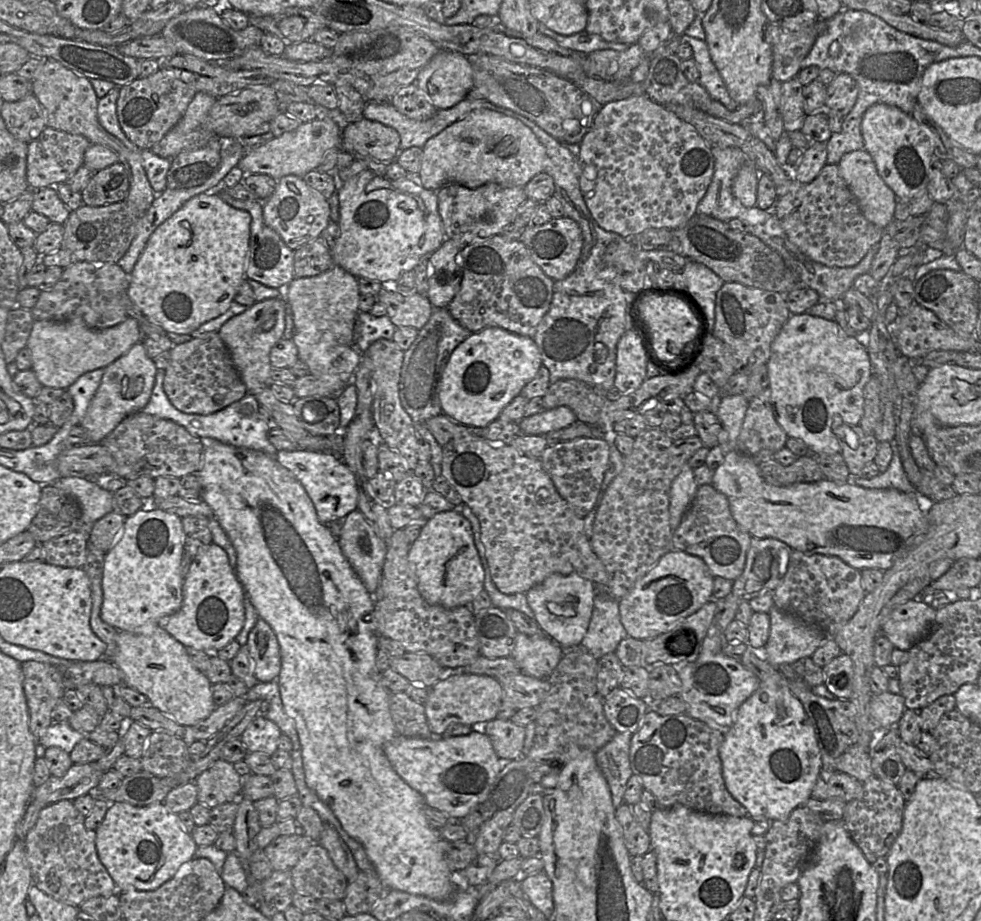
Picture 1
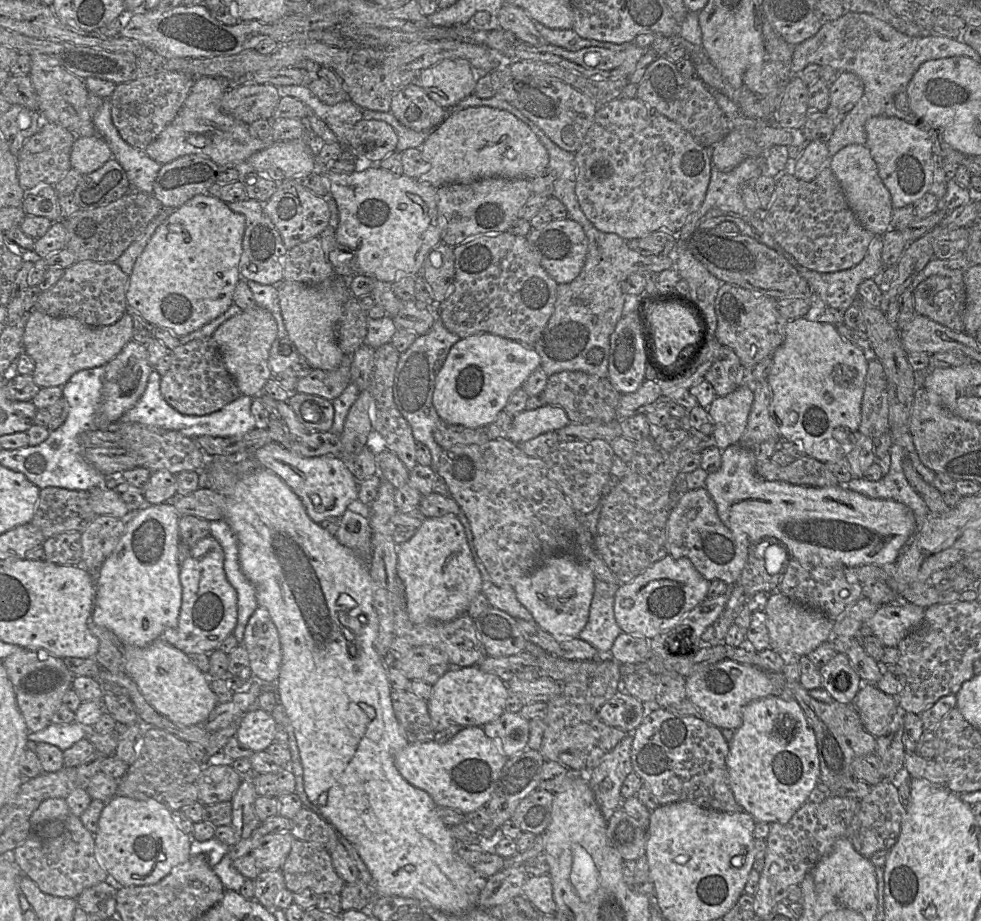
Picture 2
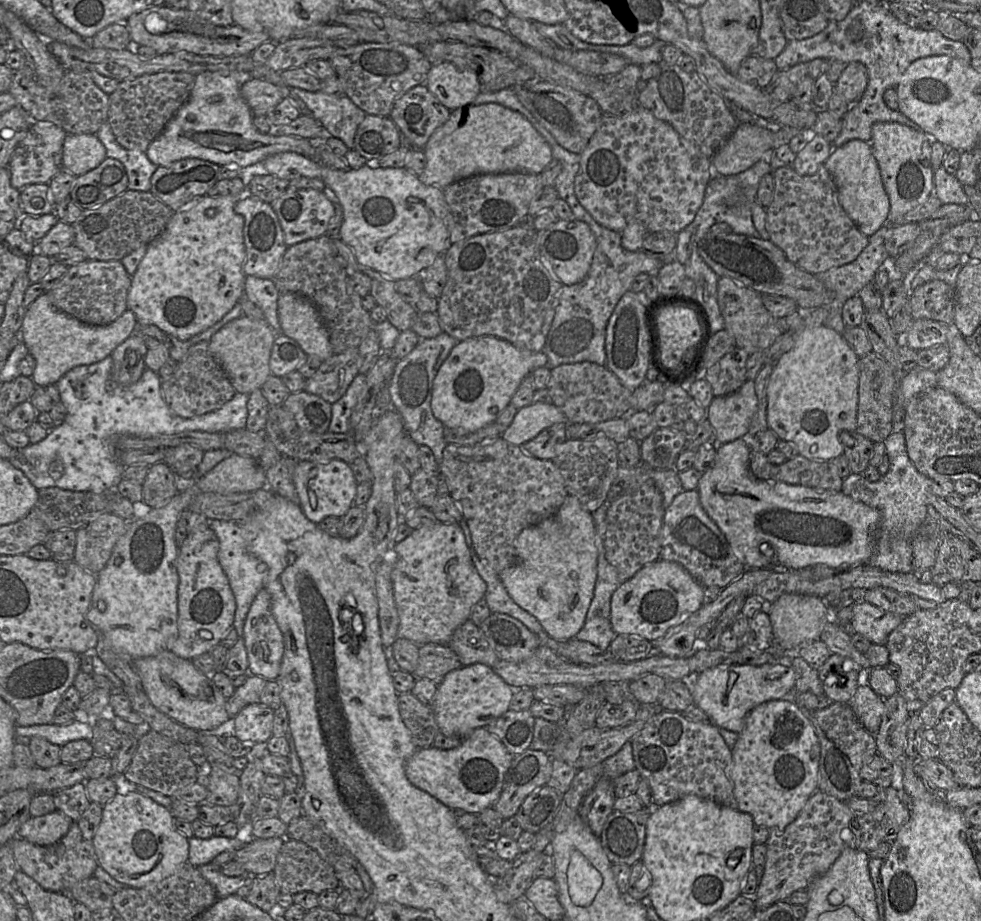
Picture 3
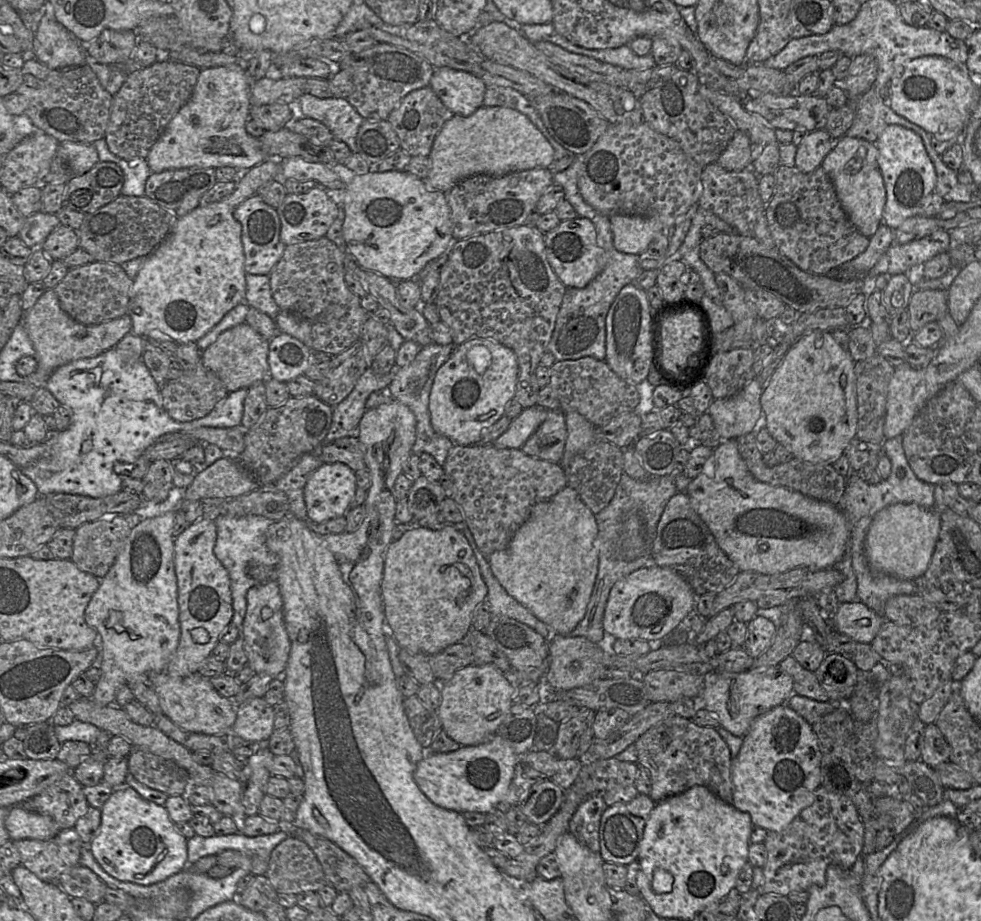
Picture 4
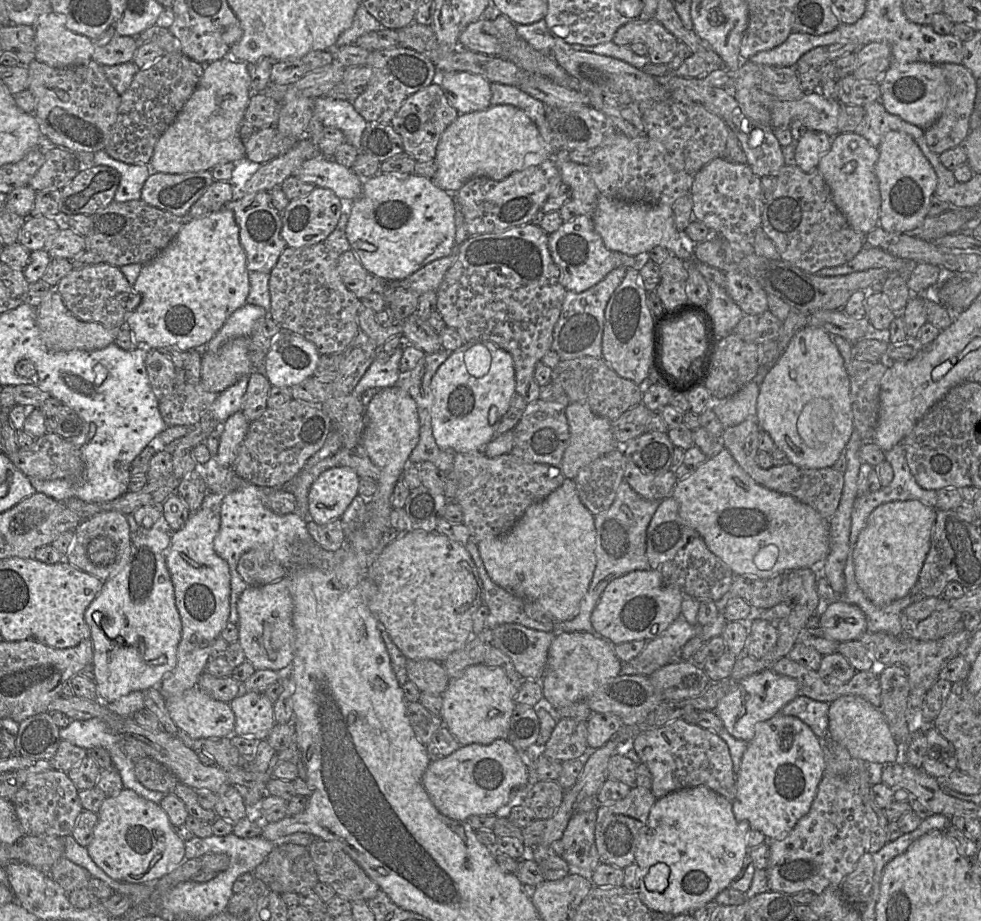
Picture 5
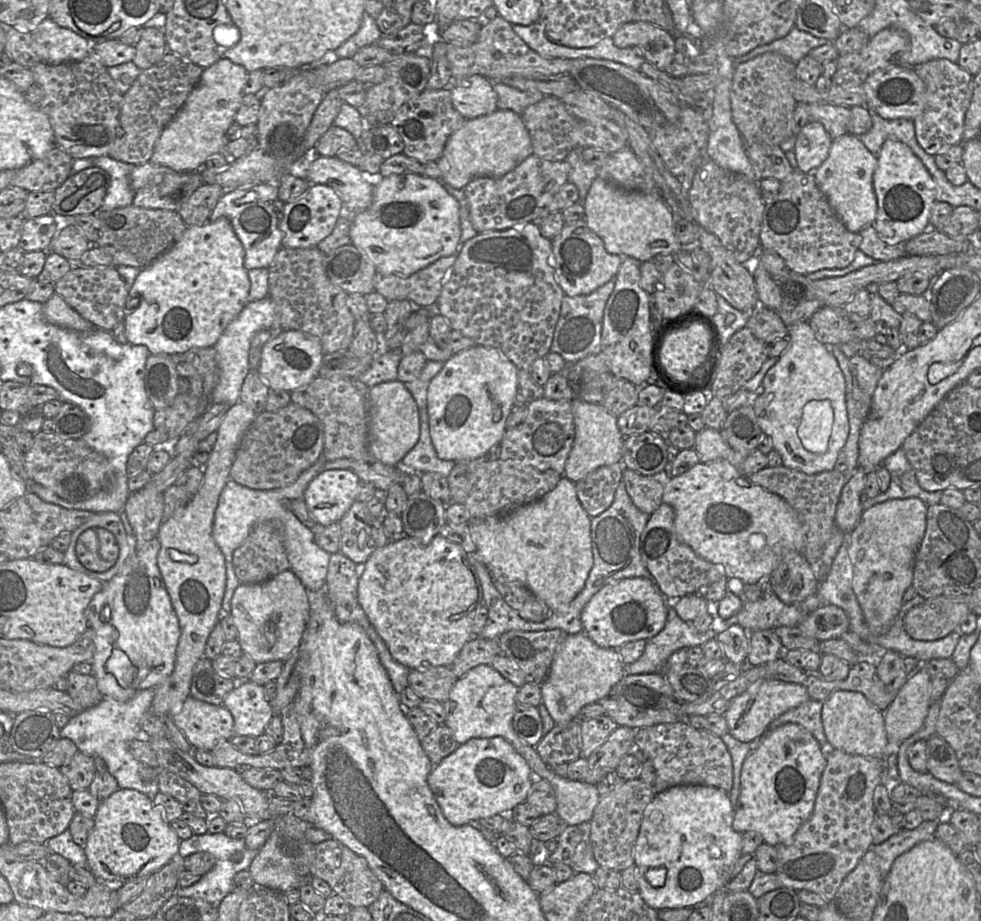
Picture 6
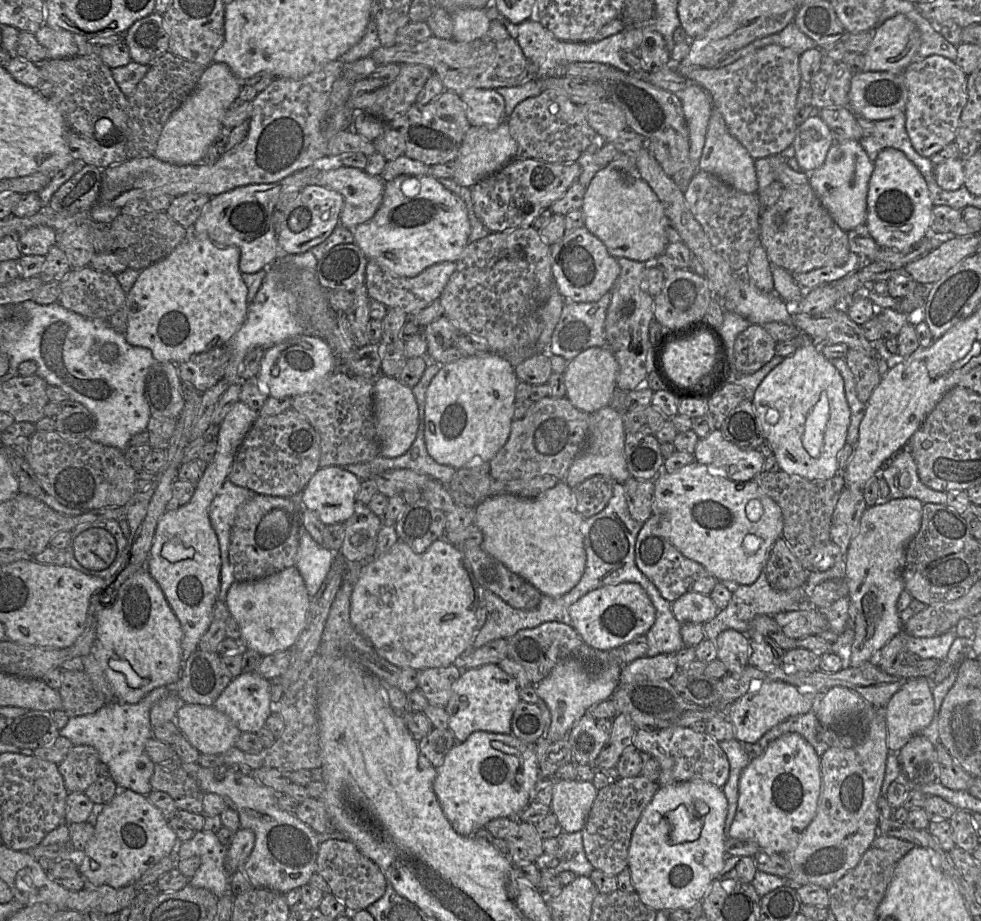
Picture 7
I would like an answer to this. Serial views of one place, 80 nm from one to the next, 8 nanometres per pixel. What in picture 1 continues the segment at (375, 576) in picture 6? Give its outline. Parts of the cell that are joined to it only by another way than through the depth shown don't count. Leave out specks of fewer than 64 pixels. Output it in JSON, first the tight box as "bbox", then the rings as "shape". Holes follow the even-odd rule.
{"bbox":[408,509,484,609],"shape":[[[454,509],[437,513],[425,521],[419,536],[410,545],[408,560],[415,572],[418,590],[430,605],[446,609],[469,606],[484,590],[484,570],[471,523]]]}

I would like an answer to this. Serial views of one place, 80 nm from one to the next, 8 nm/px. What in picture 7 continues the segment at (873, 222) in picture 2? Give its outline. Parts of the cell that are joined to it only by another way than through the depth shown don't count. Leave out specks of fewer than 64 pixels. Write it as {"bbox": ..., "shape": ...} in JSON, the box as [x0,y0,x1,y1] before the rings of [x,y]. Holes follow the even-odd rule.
{"bbox":[809,140,874,232],"shape":[[[857,140],[834,143],[821,167],[811,172],[809,184],[835,223],[845,232],[865,224],[867,193],[874,162]]]}

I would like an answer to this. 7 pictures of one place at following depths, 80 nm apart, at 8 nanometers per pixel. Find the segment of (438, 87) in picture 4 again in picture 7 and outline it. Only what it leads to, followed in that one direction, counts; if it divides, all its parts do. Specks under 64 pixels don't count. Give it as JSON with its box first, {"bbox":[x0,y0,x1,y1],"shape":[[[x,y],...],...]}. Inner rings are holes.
{"bbox":[460,88,507,128],"shape":[[[469,88],[460,98],[471,126],[496,128],[507,120],[505,100],[496,89]]]}

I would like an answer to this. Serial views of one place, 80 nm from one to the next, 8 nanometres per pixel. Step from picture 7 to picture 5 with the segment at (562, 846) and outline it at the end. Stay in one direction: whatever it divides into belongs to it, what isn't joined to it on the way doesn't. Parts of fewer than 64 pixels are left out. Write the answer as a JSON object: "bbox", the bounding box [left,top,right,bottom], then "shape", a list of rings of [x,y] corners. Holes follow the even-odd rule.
{"bbox":[561,808,601,879],"shape":[[[597,808],[587,812],[576,812],[570,819],[561,842],[562,858],[568,863],[570,872],[591,879],[601,864],[595,844]]]}

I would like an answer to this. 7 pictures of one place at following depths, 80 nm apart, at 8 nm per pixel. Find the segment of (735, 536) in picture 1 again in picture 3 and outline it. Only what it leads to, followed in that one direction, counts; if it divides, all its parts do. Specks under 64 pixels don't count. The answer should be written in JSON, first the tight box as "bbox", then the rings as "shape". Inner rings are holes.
{"bbox":[659,490,746,588],"shape":[[[684,490],[665,509],[659,559],[681,564],[705,588],[725,588],[746,569],[724,534],[701,506],[697,490]]]}

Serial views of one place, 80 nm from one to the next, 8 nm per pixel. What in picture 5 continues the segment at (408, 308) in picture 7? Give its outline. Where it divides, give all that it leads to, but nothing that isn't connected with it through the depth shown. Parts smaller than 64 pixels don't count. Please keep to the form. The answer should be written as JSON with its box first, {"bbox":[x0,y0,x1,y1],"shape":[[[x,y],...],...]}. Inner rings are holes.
{"bbox":[387,245,459,296],"shape":[[[459,245],[453,246],[450,255],[428,263],[403,280],[387,282],[392,289],[401,286],[419,296],[427,291],[437,291],[446,272],[456,261],[458,253]]]}

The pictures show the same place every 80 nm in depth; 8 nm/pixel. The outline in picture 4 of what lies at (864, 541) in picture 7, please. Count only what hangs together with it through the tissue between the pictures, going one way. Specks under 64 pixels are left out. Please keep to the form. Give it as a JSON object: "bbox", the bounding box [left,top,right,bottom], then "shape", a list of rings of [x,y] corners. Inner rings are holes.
{"bbox":[865,503,941,581],"shape":[[[915,503],[894,504],[878,511],[866,534],[865,556],[874,573],[914,581],[924,576],[940,532],[941,520],[934,509]]]}

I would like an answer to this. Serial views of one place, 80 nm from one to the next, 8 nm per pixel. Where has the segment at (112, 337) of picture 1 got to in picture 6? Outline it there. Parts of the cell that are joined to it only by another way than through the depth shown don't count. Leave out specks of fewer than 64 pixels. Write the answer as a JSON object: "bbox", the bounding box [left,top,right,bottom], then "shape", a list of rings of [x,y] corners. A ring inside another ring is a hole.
{"bbox":[43,293,95,332],"shape":[[[57,293],[43,305],[44,318],[51,324],[79,332],[95,329],[91,322],[82,318]]]}

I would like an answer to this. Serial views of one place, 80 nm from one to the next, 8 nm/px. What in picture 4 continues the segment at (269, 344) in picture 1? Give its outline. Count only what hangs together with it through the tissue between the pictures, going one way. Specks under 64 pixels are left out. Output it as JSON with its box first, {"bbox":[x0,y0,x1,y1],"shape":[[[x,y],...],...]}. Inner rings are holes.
{"bbox":[202,322,271,392],"shape":[[[245,322],[222,332],[214,343],[203,350],[202,363],[220,378],[228,392],[249,388],[257,381],[271,378],[268,364],[269,343]]]}

